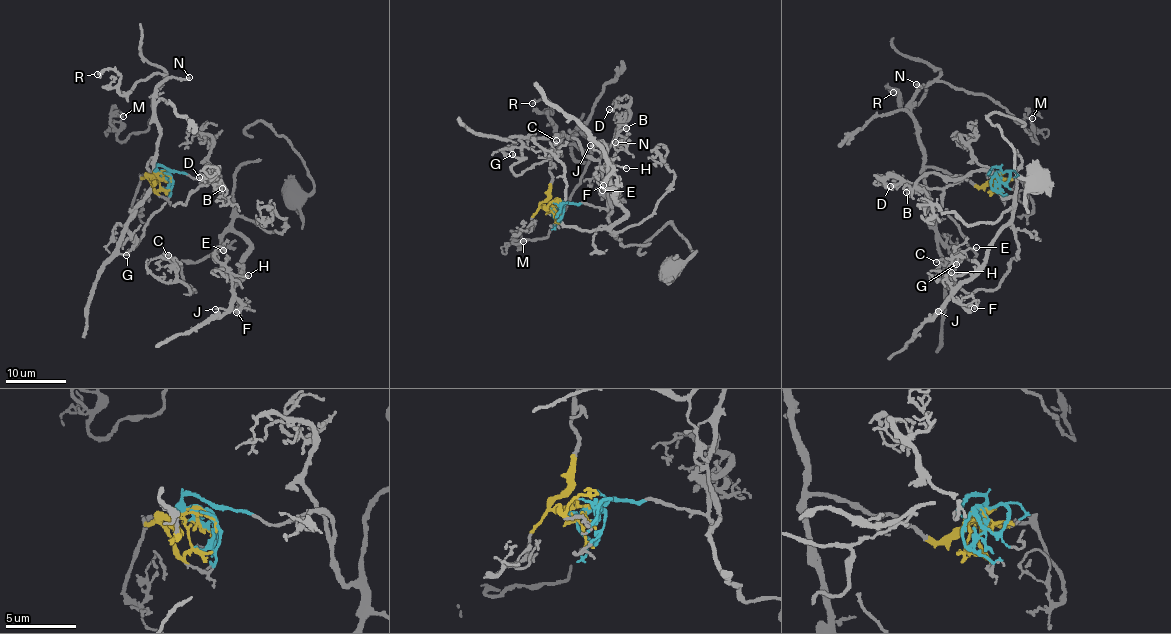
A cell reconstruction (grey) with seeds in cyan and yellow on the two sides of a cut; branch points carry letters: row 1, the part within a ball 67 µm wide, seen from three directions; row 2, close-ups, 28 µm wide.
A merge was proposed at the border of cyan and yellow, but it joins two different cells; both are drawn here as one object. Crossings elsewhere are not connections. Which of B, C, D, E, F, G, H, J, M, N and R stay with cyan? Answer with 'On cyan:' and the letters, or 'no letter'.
On cyan: B, C, D, E, F, H, J

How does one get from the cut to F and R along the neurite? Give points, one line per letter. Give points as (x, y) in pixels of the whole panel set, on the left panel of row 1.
F: (161, 173), (218, 178), (233, 228), (249, 246), (234, 292), (249, 307), (238, 305), (236, 312)
R: (161, 173), (153, 183), (145, 168), (166, 78), (123, 94), (113, 69), (97, 75)

